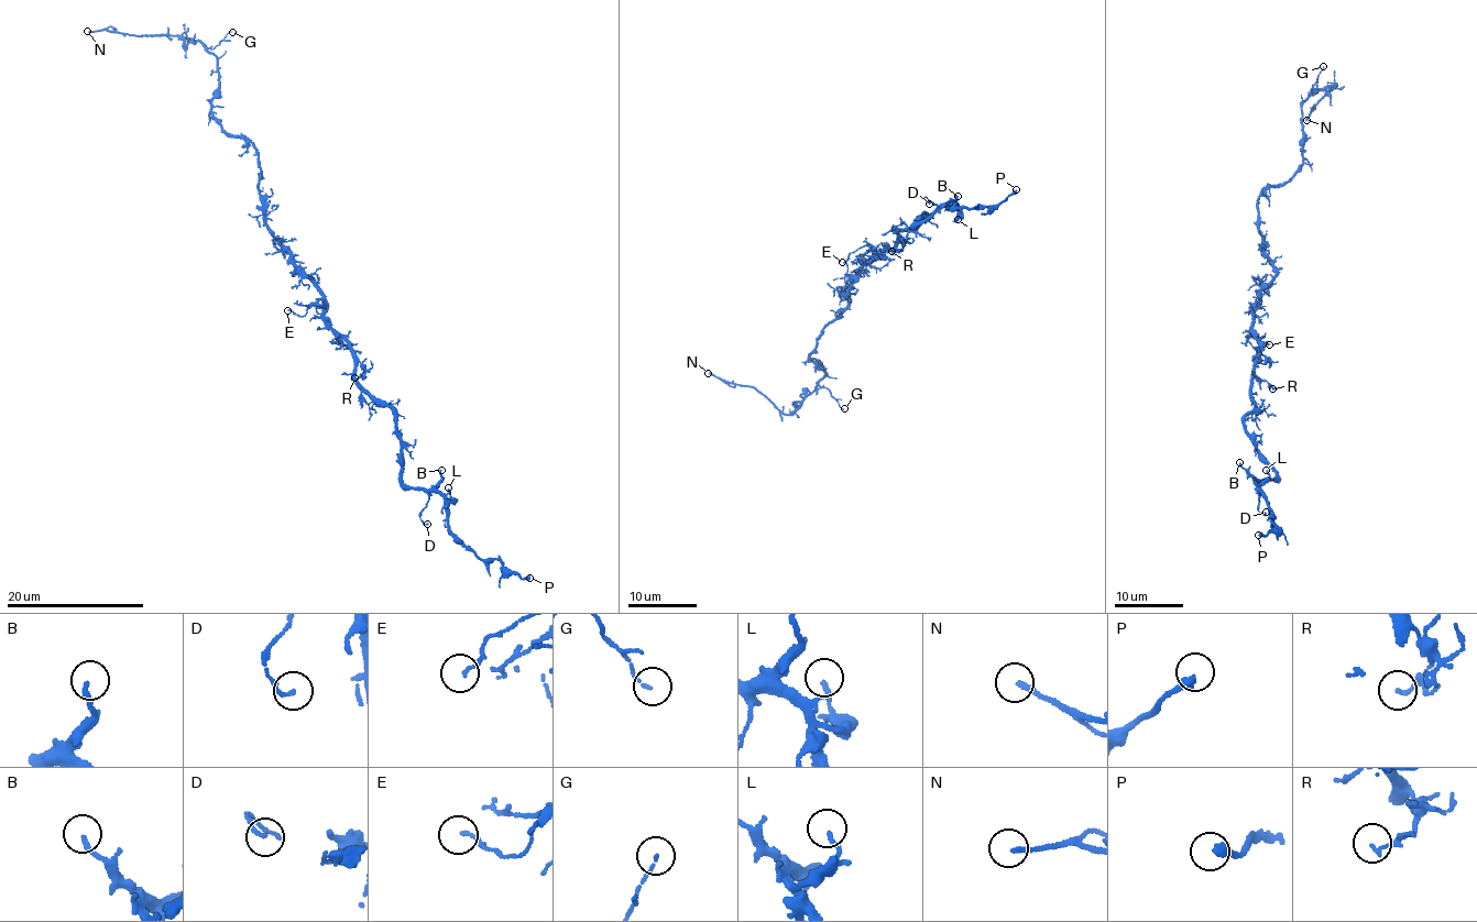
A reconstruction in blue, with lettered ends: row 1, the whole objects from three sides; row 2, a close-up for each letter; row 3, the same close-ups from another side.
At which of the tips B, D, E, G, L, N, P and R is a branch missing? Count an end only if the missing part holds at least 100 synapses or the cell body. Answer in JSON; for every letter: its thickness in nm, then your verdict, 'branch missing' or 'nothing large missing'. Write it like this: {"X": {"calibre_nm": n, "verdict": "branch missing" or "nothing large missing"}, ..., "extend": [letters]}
{"B": {"calibre_nm": 170, "verdict": "nothing large missing"}, "D": {"calibre_nm": 140, "verdict": "nothing large missing"}, "E": {"calibre_nm": 80, "verdict": "nothing large missing"}, "G": {"calibre_nm": 90, "verdict": "nothing large missing"}, "L": {"calibre_nm": 160, "verdict": "nothing large missing"}, "N": {"calibre_nm": 180, "verdict": "branch missing"}, "P": {"calibre_nm": 340, "verdict": "nothing large missing"}, "R": {"calibre_nm": 120, "verdict": "nothing large missing"}, "extend": ["N"]}

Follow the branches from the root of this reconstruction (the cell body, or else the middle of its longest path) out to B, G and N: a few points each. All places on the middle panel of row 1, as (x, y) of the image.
B: (864, 265), (893, 248), (897, 236), (894, 229), (911, 229), (918, 226), (922, 210), (915, 227), (958, 196)
G: (864, 265), (849, 292), (841, 289), (852, 302), (827, 322), (809, 357), (828, 374), (819, 385), (844, 408)
N: (864, 265), (841, 289), (852, 302), (809, 357), (828, 374), (788, 414), (708, 373)

